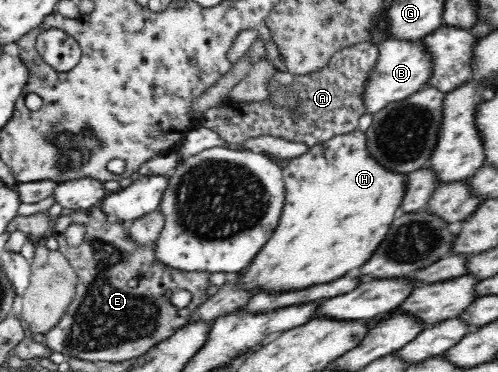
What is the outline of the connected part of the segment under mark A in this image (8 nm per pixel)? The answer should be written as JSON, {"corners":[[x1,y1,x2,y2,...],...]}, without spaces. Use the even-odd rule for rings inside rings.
{"corners":[[363,42,355,47,341,48,333,54,328,64,317,72,299,76,289,71,276,70,266,82,268,95,260,101,235,99,227,93,217,104,202,112,200,124,212,130,224,142,223,147,229,149,245,148,247,140,271,136,282,138,287,142,305,144,311,147,324,143,334,136,355,130,359,126,359,118,367,113,365,107,365,88,367,82,377,68,379,58,378,44],[281,88,290,90,296,107,289,111,287,107,273,103,273,92]]}

